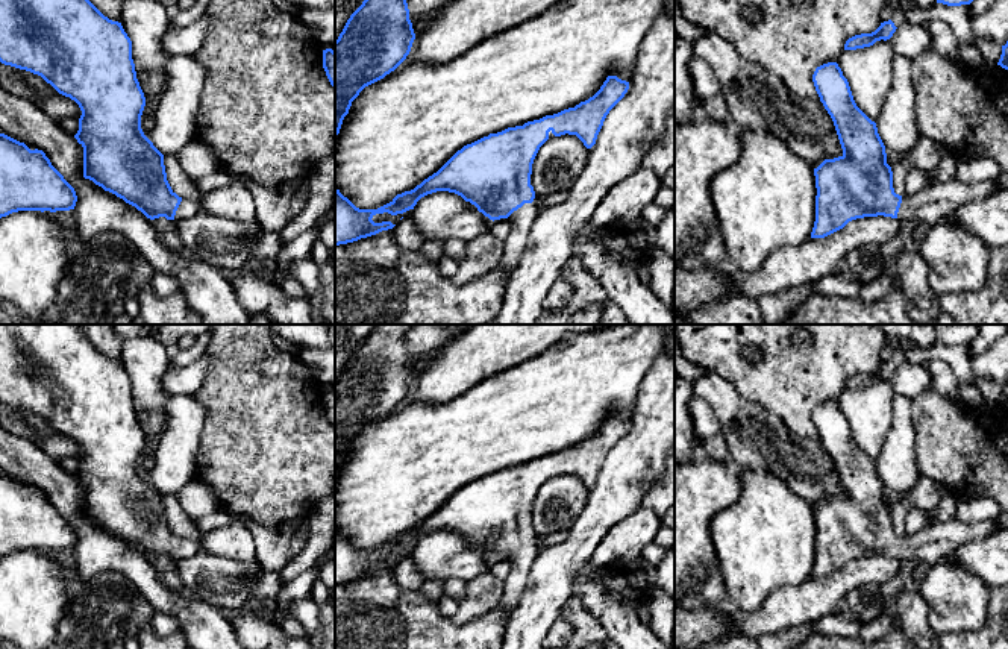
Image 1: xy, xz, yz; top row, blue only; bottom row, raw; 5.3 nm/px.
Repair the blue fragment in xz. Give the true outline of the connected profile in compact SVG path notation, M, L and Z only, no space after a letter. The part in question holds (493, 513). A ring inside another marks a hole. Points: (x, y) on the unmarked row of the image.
M608 415L593 437L574 447L490 473L464 485L437 513L377 549L359 549L335 528L335 585L396 566L391 561L374 563L371 558L376 553L403 553L414 549L421 537L449 531L474 544L493 561L500 558L511 561L511 572L505 579L499 604L511 616L521 599L531 567L538 555L531 514L540 487L552 472L555 476L576 475L587 488L591 488L606 455L628 429L629 422Z

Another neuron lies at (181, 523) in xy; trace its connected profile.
M164 494L164 505L167 520L179 537L189 538L202 546L203 532L193 523L193 520L183 513L176 494Z

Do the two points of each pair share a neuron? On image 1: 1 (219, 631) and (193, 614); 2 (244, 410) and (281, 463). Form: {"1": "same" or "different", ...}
{"1": "same", "2": "same"}

